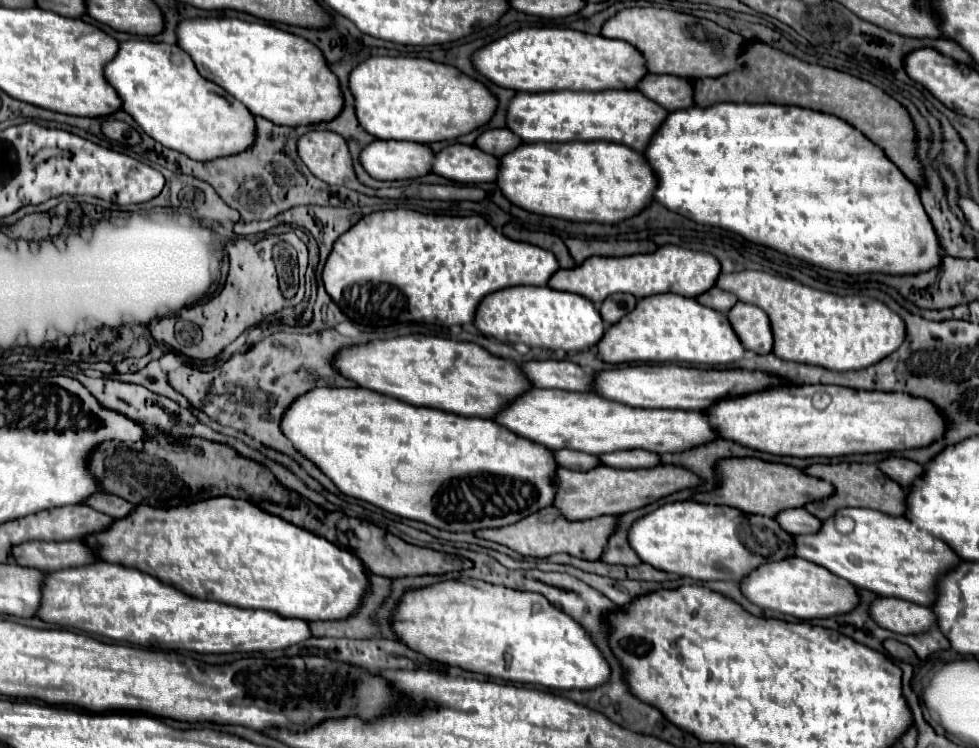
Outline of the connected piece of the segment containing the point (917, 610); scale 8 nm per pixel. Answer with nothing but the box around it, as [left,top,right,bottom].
[871,598,935,634]

